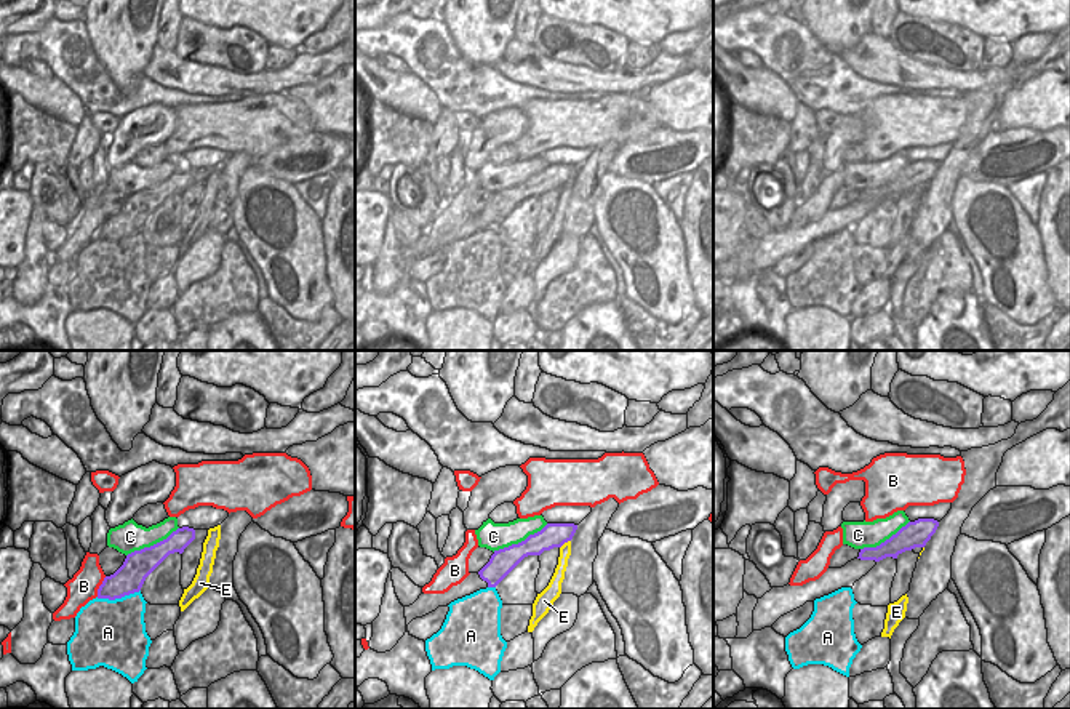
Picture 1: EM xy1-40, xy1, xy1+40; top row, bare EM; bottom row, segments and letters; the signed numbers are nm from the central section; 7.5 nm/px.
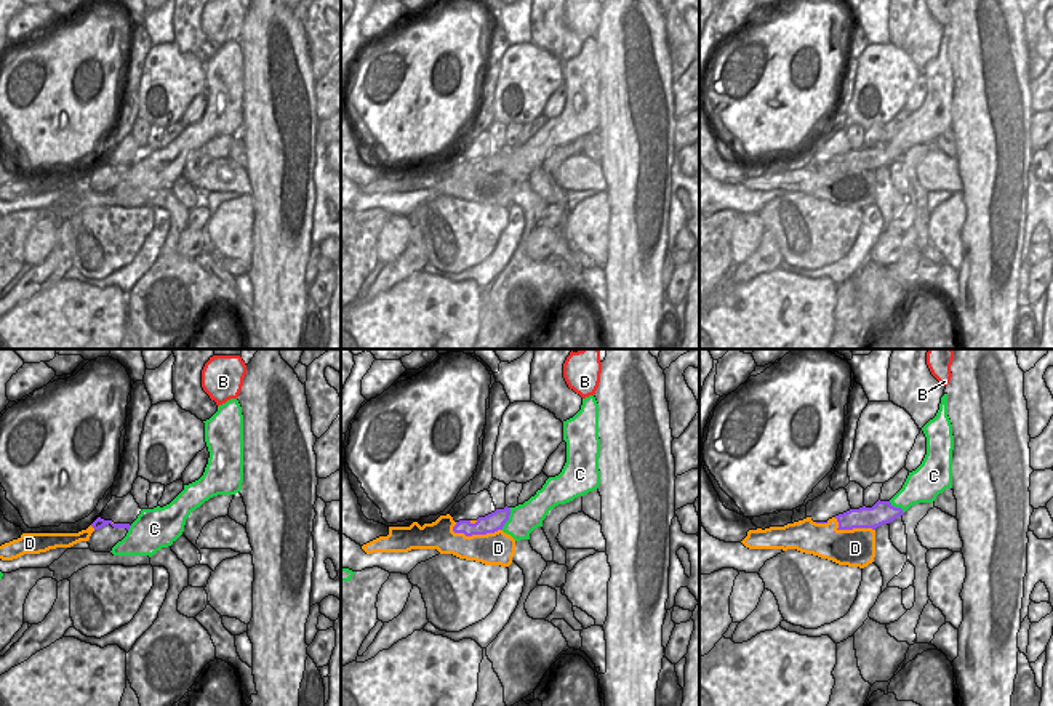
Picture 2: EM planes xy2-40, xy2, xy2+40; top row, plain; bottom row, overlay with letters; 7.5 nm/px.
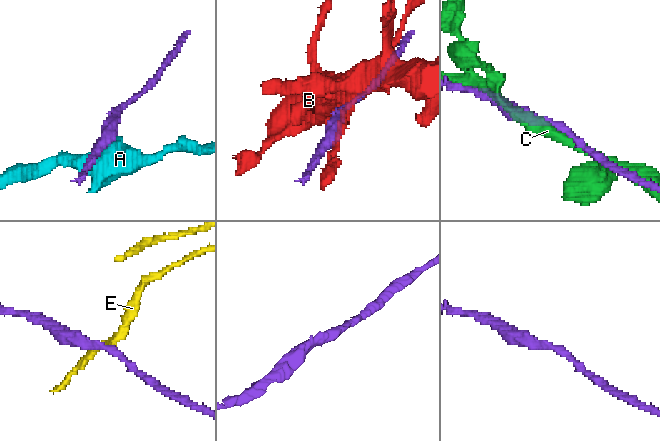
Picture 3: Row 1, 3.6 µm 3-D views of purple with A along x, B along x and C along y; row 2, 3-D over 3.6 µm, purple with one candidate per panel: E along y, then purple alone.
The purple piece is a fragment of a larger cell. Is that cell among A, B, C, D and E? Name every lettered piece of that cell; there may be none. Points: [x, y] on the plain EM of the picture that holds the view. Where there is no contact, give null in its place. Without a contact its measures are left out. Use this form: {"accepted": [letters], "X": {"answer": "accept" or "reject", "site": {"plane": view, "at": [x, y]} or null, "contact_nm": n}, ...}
{"accepted": [], "A": {"answer": "reject", "site": {"plane": "xy1-40", "at": [117, 239]}, "contact_nm": 340}, "B": {"answer": "reject", "site": {"plane": "xy1-40", "at": [99, 228]}, "contact_nm": 170}, "C": {"answer": "reject", "site": {"plane": "xy1", "at": [522, 183]}, "contact_nm": 460}, "D": {"answer": "reject", "site": {"plane": "xy2", "at": [476, 175]}, "contact_nm": 380}, "E": {"answer": "reject", "site": {"plane": "xy1", "at": [565, 183]}, "contact_nm": 110}}

